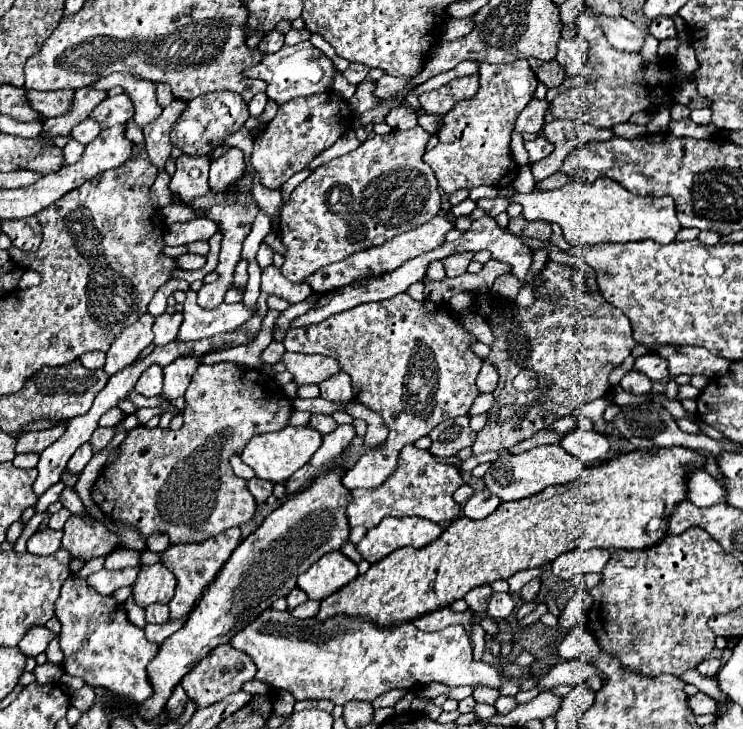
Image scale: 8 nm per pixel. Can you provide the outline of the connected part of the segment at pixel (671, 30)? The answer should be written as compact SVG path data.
M660 16L660 18L654 18L650 22L650 34L658 40L664 40L664 38L674 38L678 34L676 30L676 22L674 18L666 18L666 16Z

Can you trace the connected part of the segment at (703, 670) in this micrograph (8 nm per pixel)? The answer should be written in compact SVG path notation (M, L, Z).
M706 658L706 660L702 660L702 662L696 666L696 670L698 670L702 676L712 678L712 676L716 676L718 670L720 670L720 660L718 660L718 658Z

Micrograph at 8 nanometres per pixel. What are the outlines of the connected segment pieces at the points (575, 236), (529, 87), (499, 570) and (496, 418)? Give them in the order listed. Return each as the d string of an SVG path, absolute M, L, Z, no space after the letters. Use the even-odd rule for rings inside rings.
M598 178L592 184L584 182L568 182L558 190L540 192L534 190L530 194L516 194L512 202L522 204L522 216L526 220L546 220L554 222L562 228L564 240L570 246L582 244L600 244L600 242L640 242L654 240L658 244L670 244L680 230L680 222L676 218L674 200L670 196L652 198L652 196L636 196L630 194L624 186L620 186L612 178Z
M516 60L512 64L486 64L480 62L480 90L468 100L456 102L456 106L444 114L442 126L436 132L438 144L424 154L424 162L434 170L438 186L446 194L454 194L460 188L474 186L510 186L520 166L510 158L510 134L514 122L524 106L532 100L538 86L528 60Z
M682 446L660 448L660 450L656 450L656 452L640 450L640 448L638 448L638 450L632 450L632 452L628 452L628 454L614 456L614 458L610 458L610 460L606 460L604 464L584 468L582 474L580 474L580 478L576 478L576 480L570 482L570 484L564 484L564 486L548 486L546 490L542 490L542 492L536 494L536 496L528 496L528 498L514 500L514 502L502 502L502 504L498 506L498 510L492 512L492 514L490 514L488 518L484 518L484 520L468 520L468 518L462 516L462 518L454 520L454 522L452 522L434 542L430 542L428 546L418 548L418 550L414 550L414 548L400 548L400 550L392 552L390 556L386 556L384 560L372 564L370 570L368 570L366 574L356 576L348 586L344 586L344 588L338 590L336 594L330 594L328 598L324 598L324 600L322 600L322 606L320 606L320 614L318 614L316 618L318 618L318 620L326 620L326 618L330 618L330 616L334 616L334 614L338 614L338 612L346 612L346 614L352 614L352 616L370 618L370 620L376 622L378 626L396 626L396 624L402 624L402 622L410 622L410 620L414 620L414 618L418 618L418 616L422 616L422 614L428 614L430 610L446 608L446 606L450 606L452 602L460 600L468 590L472 590L472 588L476 588L476 586L492 584L494 580L500 580L500 578L508 580L512 574L516 574L516 572L520 572L520 570L538 568L538 566L544 566L544 564L548 564L548 562L554 562L560 554L570 552L572 548L606 548L606 550L610 550L610 552L614 552L614 550L642 550L642 548L650 548L650 546L658 544L660 538L654 536L654 534L648 534L648 532L646 532L646 524L650 522L650 518L660 518L660 520L664 520L666 514L670 516L670 514L674 512L674 508L676 508L680 502L686 500L686 494L688 494L688 492L686 492L688 474L694 472L694 470L704 468L704 464L706 464L706 458L704 458L698 450L688 450L688 448L682 448Z
M548 260L540 274L540 290L528 308L518 308L514 302L492 300L490 294L474 294L474 312L490 324L494 334L494 344L486 360L496 366L500 376L494 390L494 404L488 410L488 422L472 444L474 456L488 450L508 450L548 428L554 420L602 398L610 388L608 374L622 364L636 346L628 318L610 306L600 292L592 294L586 284L578 288L572 280L574 270L574 266ZM520 370L536 372L538 386L534 390L518 392L512 386Z

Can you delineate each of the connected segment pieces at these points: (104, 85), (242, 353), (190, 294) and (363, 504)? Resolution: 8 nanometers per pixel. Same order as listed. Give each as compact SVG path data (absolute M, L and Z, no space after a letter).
M116 72L116 74L110 74L108 78L102 78L100 82L91 85L99 90L110 90L115 86L122 86L126 90L126 94L132 98L132 102L136 106L136 114L134 114L136 126L144 128L146 124L150 124L152 120L156 120L160 116L162 108L156 102L156 84L154 82L142 80L130 72Z
M268 310L262 320L261 330L254 340L249 345L241 345L232 347L220 352L212 352L200 359L201 364L214 364L224 361L237 362L249 368L262 368L264 365L260 354L273 341L272 329L280 315L277 310Z
M188 290L184 302L184 322L178 330L176 342L196 342L216 334L232 332L238 326L242 326L248 318L252 318L252 312L242 302L240 304L222 302L220 306L206 310L196 304L194 290Z
M406 446L400 454L396 472L378 488L356 488L352 492L352 502L348 506L350 526L372 528L380 524L384 516L420 516L436 524L450 522L458 518L460 506L454 502L452 494L464 484L458 468L440 464L428 450L418 450L416 446Z

